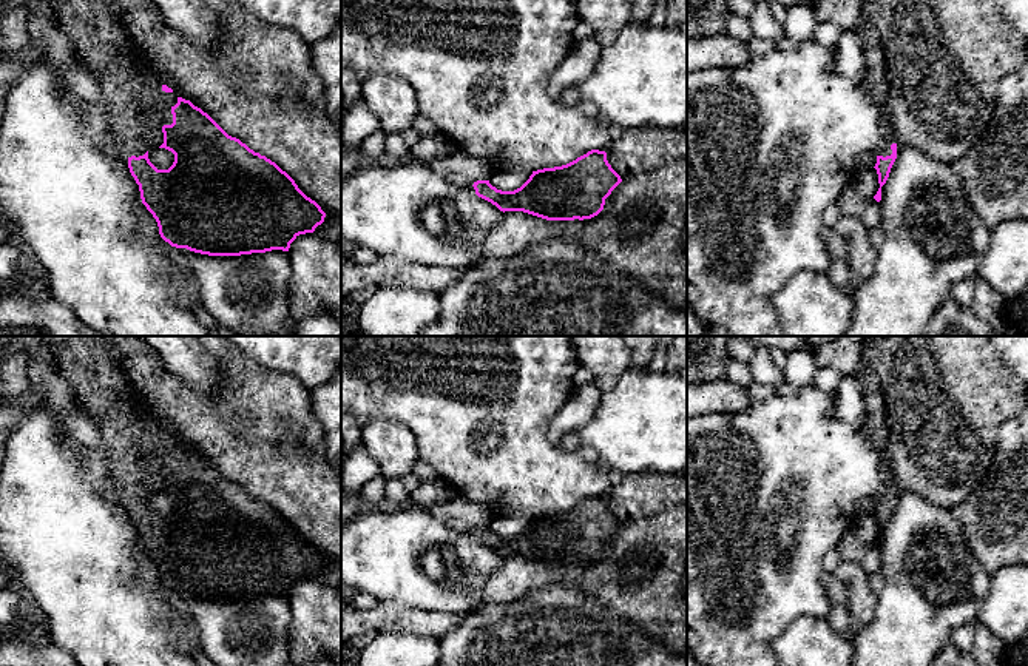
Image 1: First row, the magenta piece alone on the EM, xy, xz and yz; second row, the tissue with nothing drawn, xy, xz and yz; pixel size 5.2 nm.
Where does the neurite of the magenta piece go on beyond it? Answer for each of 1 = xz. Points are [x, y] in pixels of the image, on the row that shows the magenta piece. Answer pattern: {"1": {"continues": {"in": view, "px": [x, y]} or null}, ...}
{"1": {"continues": null}}

